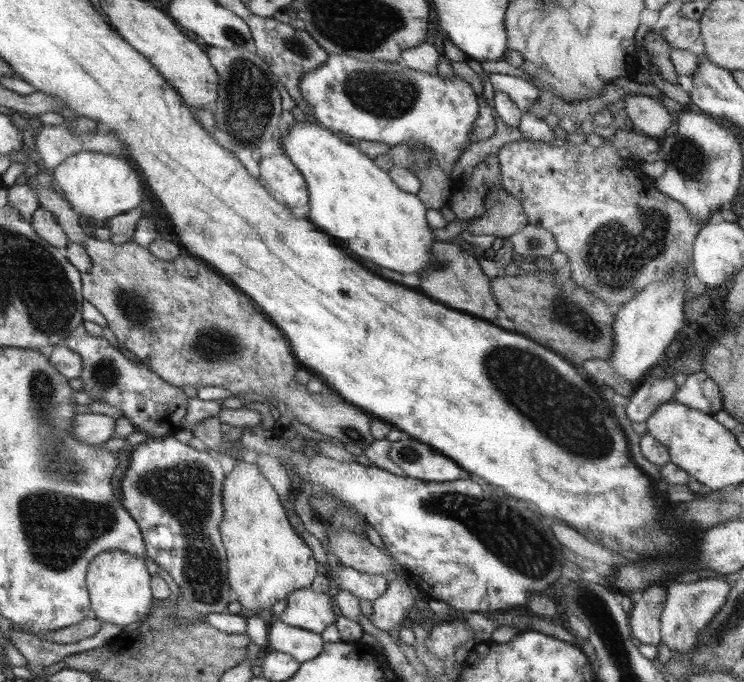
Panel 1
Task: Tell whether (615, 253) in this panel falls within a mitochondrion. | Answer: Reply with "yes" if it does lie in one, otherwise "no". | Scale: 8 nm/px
yes

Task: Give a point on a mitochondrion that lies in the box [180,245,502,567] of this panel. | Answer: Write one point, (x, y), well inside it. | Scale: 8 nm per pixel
(212, 343)

